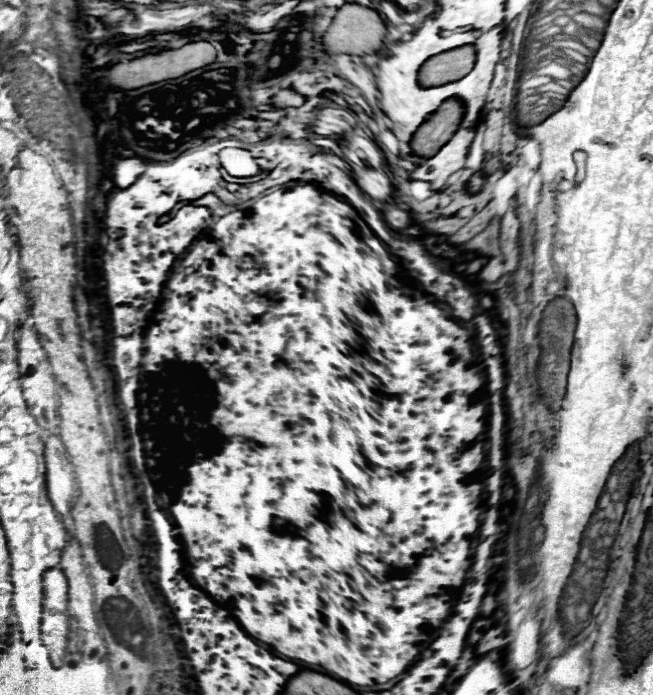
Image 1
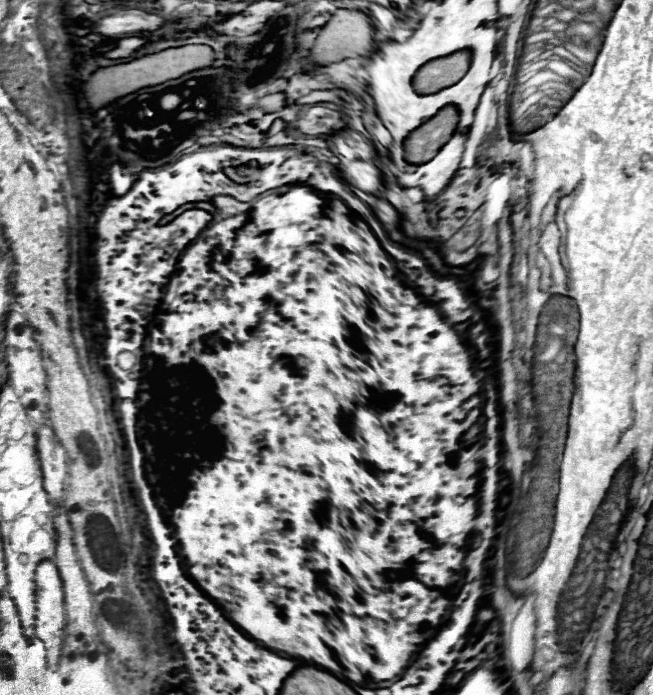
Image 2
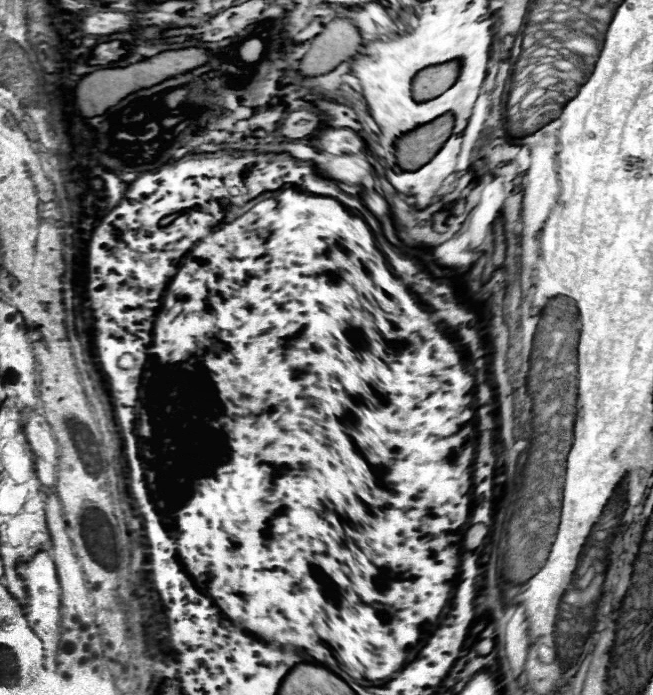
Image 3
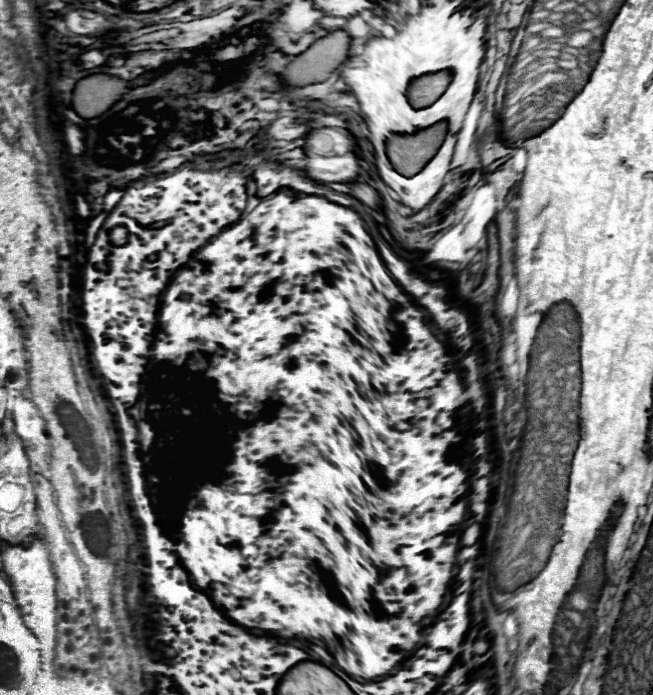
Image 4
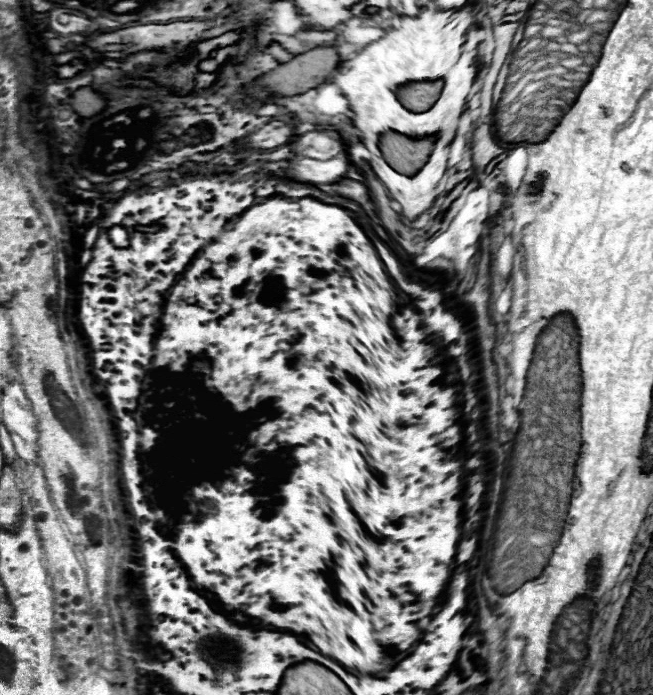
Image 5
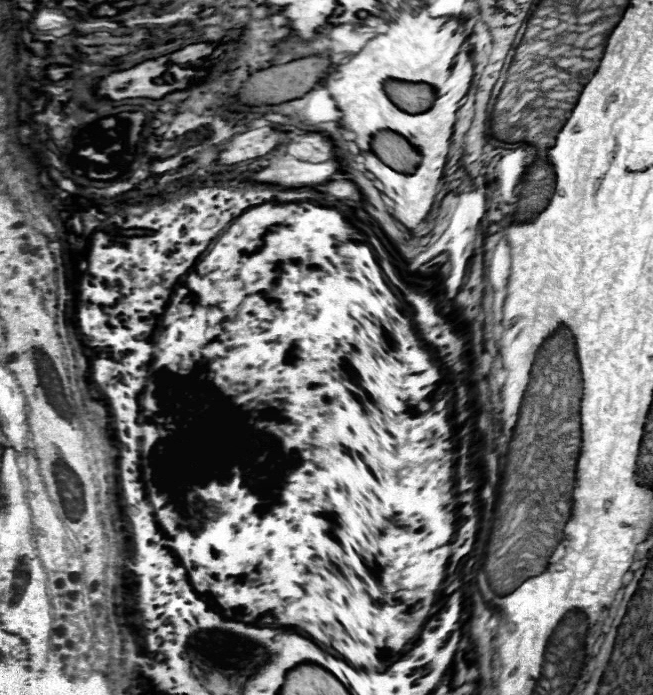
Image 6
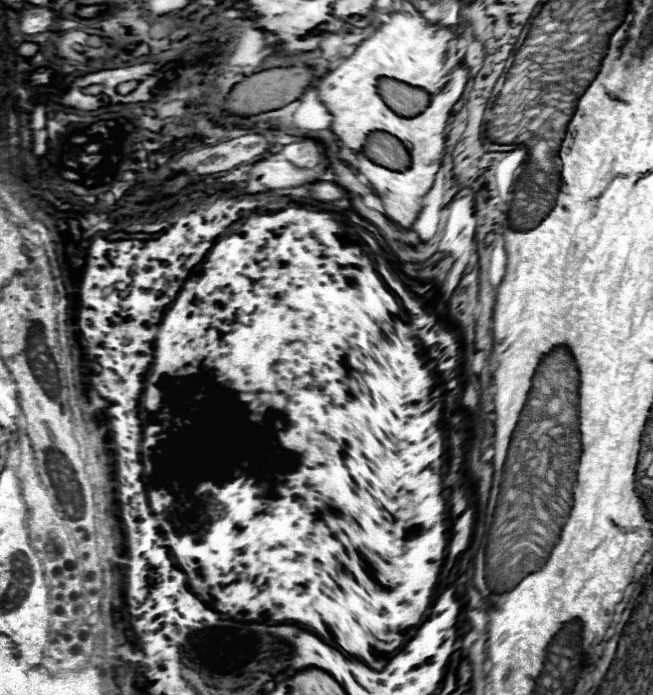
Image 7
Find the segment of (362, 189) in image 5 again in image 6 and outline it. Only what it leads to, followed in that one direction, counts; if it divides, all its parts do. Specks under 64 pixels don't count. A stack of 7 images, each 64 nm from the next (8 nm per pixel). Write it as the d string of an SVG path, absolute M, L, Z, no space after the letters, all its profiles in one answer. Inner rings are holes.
M332 180L332 182L326 182L324 184L324 194L326 196L334 196L338 200L342 198L348 198L348 200L362 200L362 194L358 192L358 188L348 182L348 180Z

